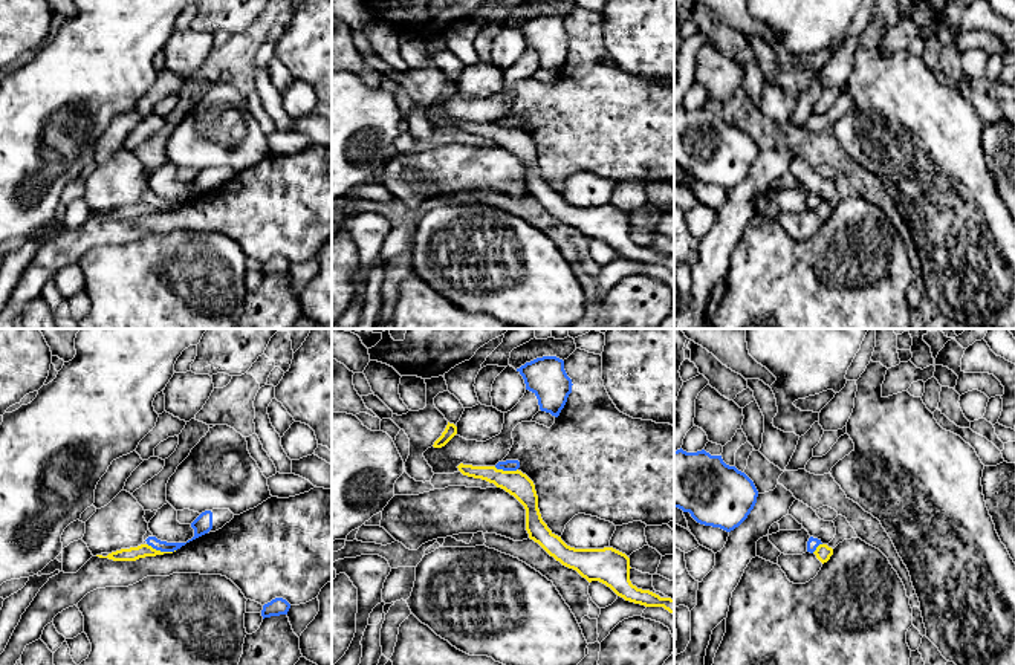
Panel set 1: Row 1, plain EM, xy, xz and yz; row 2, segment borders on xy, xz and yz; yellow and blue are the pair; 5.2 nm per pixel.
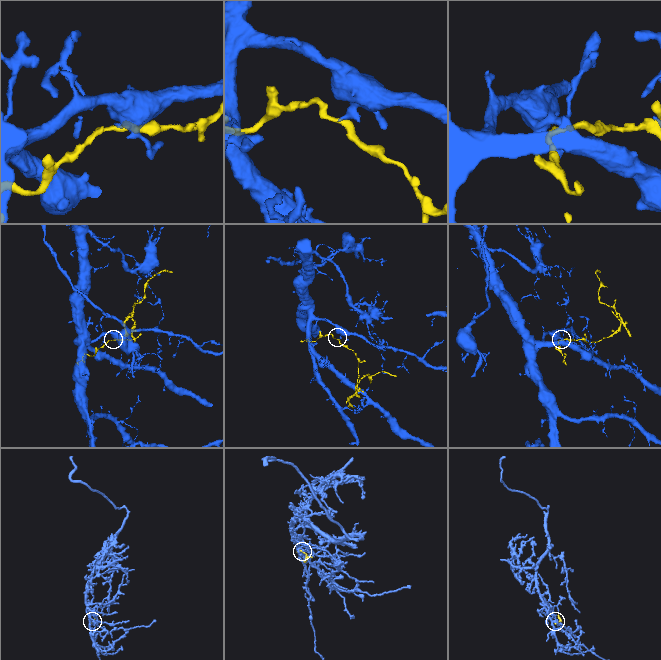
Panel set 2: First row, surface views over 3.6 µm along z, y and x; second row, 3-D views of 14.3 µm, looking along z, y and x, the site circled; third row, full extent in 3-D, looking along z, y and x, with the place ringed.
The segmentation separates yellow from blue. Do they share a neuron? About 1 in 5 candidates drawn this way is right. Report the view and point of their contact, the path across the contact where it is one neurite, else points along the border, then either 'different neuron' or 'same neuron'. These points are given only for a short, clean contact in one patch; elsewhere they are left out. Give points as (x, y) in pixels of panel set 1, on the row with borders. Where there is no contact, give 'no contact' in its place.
xy (159, 551) | along xy (147, 543), (161, 551), (175, 551) | different neuron

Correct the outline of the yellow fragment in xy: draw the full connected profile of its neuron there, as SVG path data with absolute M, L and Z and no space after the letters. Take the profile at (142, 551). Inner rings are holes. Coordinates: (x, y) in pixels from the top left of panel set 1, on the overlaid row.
M141 544L138 547L121 549L121 550L112 552L107 556L102 556L102 555L96 555L96 556L109 558L113 561L136 561L139 558L156 556L156 555L164 555L164 553L173 553L173 552L161 552L161 550L153 549L148 544Z

